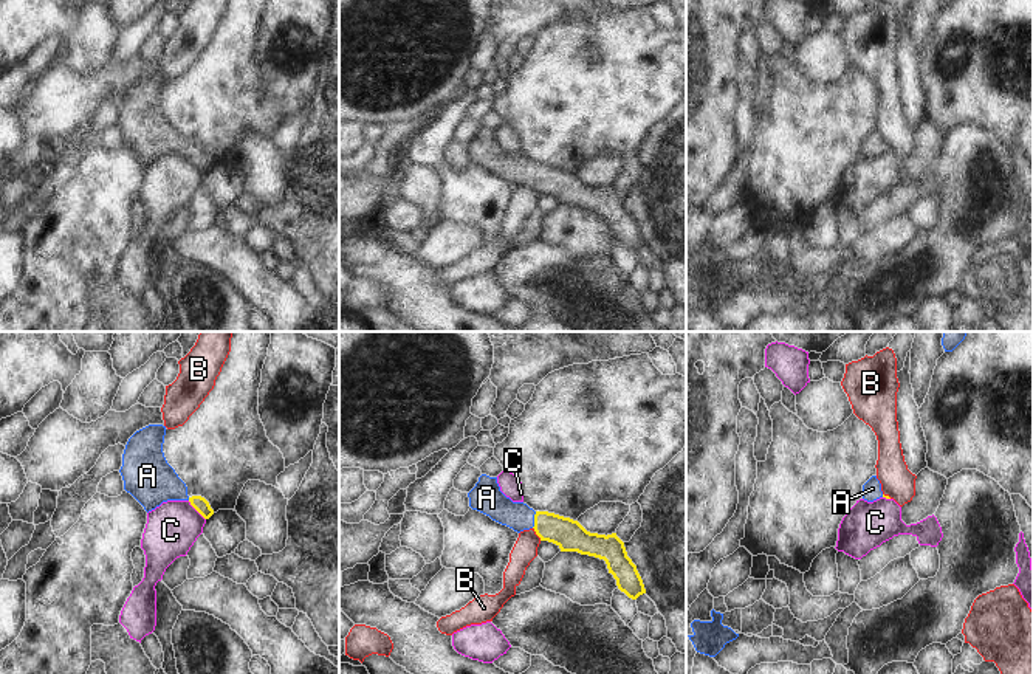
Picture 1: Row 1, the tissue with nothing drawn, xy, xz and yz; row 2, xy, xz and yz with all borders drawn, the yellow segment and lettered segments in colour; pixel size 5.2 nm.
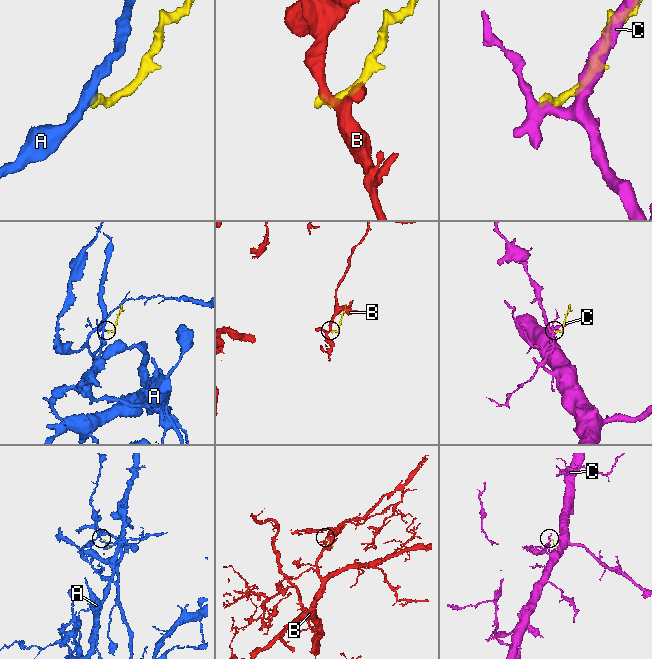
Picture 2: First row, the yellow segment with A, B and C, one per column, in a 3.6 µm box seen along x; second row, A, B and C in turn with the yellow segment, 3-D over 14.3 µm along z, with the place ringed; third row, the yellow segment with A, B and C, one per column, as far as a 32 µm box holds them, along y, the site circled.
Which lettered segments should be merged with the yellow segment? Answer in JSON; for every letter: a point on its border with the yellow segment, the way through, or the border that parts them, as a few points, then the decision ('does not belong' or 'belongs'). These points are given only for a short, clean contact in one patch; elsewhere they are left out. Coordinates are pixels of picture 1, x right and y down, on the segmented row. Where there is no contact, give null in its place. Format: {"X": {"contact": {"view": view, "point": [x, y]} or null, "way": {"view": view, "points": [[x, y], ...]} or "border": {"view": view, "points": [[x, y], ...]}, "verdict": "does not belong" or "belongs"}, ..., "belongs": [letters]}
{"A": {"contact": {"view": "xz", "point": [535, 519]}, "way": {"view": "xz", "points": [[570, 536], [535, 519], [507, 513], [491, 501]]}, "verdict": "belongs"}, "B": {"contact": {"view": "xz", "point": [536, 533]}, "border": {"view": "xz", "points": [[533, 527], [541, 539]]}, "verdict": "does not belong"}, "C": {"contact": {"view": "xy", "point": [195, 508]}, "border": {"view": "xy", "points": [[188, 501], [205, 519]]}, "verdict": "does not belong"}, "belongs": ["A"]}

